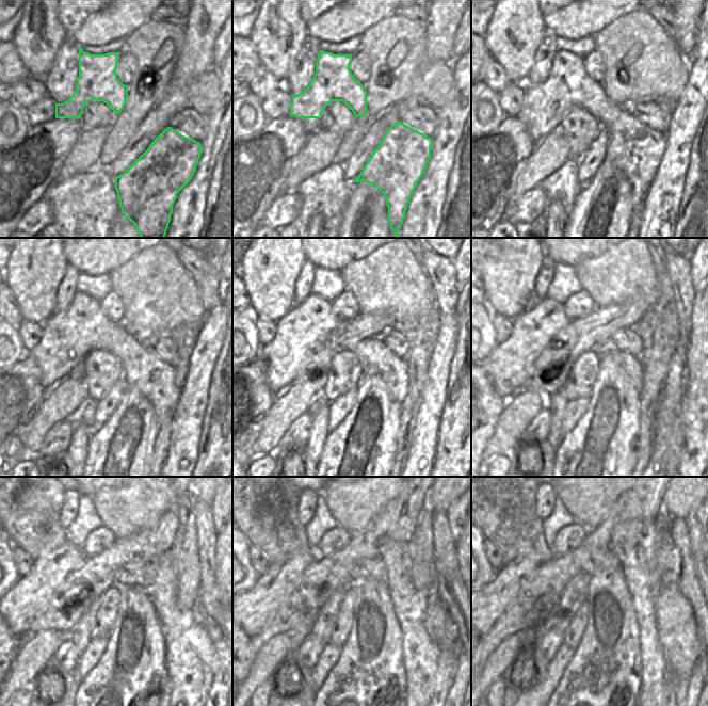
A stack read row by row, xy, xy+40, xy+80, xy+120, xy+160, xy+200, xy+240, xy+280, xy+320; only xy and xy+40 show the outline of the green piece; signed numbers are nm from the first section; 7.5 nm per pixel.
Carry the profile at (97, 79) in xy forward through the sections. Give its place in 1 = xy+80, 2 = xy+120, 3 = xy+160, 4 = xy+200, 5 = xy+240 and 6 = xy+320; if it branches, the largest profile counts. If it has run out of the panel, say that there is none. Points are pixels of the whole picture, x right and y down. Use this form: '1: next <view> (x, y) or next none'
1: next xy+80 (636, 149)
2: next xy+120 (82, 326)
3: next xy+160 (298, 332)
4: next xy+200 (532, 334)
5: next xy+240 (51, 574)
6: next xy+320 (493, 599)

